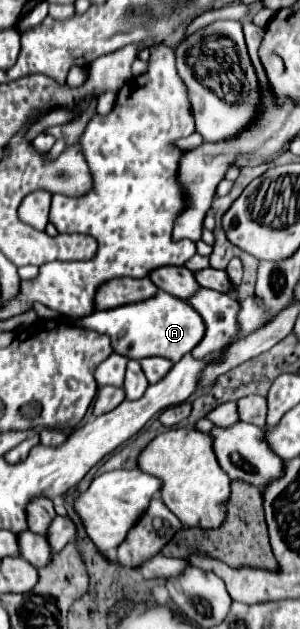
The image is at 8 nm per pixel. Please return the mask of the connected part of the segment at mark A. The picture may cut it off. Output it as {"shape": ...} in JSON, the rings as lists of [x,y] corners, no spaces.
{"shape":[[[158,291],[156,297],[150,297],[146,301],[114,307],[108,311],[94,311],[94,315],[78,319],[74,325],[108,335],[112,339],[112,349],[128,359],[158,355],[170,359],[172,363],[178,363],[186,353],[190,353],[198,341],[202,341],[206,329],[202,317],[198,311],[194,311],[194,307],[164,291]]]}

